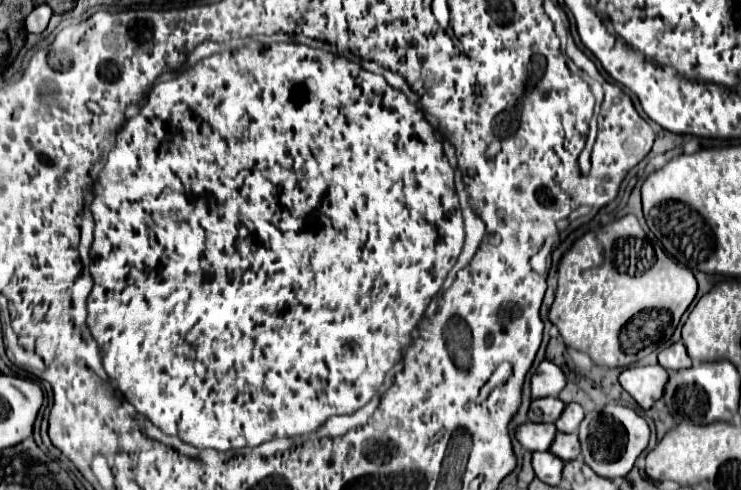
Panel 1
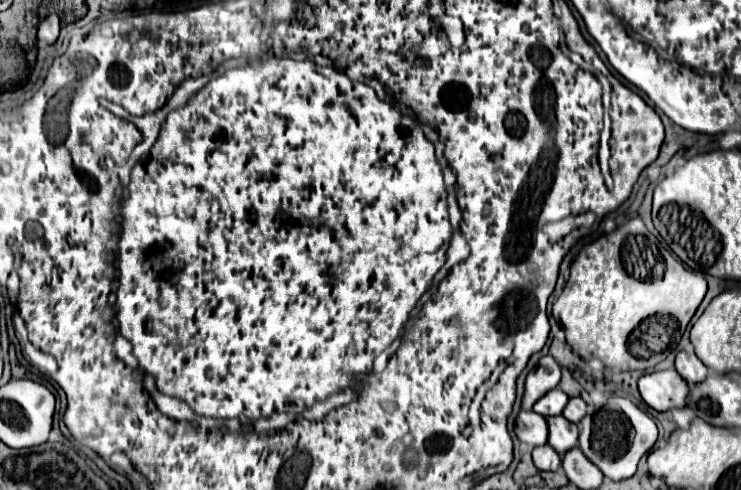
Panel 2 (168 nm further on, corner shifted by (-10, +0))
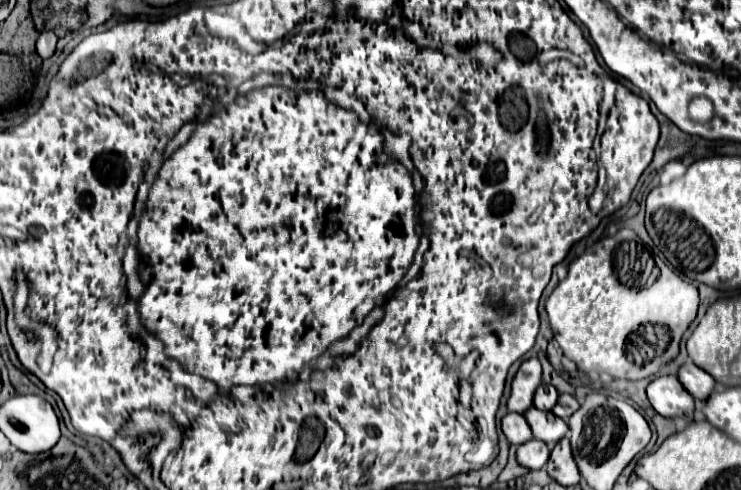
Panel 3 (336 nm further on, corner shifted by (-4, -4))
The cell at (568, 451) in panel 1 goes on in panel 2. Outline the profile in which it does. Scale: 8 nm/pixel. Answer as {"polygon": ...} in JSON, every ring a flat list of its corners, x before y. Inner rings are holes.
{"polygon":[[554,416,554,418,548,418,548,426,550,426,548,444,550,444,560,456,564,456,564,452,568,452,570,448,578,446,580,428,578,428,576,424,568,422,564,416]]}

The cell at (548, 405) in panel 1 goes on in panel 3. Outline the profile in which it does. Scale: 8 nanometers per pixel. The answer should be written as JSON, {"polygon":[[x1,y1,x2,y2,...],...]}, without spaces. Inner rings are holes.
{"polygon":[[540,384,534,394,534,406,540,410,552,410,558,400,558,392,550,384]]}

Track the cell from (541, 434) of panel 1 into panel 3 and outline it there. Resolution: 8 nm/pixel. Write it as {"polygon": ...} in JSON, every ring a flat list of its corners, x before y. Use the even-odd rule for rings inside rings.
{"polygon":[[508,412,502,418,502,432,508,438,508,442,514,446,520,446,532,438,532,430,530,430,526,418,522,414,514,414,514,412]]}

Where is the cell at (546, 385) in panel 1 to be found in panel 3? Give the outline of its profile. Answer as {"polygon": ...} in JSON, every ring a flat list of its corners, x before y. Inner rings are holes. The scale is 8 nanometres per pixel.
{"polygon":[[536,356,524,360,512,380,512,394,508,398,508,410,522,414,532,406,532,396,542,380,542,366]]}

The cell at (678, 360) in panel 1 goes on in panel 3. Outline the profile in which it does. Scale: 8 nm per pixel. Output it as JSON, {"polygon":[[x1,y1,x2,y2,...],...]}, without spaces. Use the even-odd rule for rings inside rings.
{"polygon":[[694,362,684,364,684,366,680,368,680,372,678,372,678,378,680,378,680,382,684,384,684,388,686,388,692,396,696,396,696,398,700,398,700,400,706,400,706,398,712,394,714,384,716,384,714,378,712,378,708,372,700,370]]}

